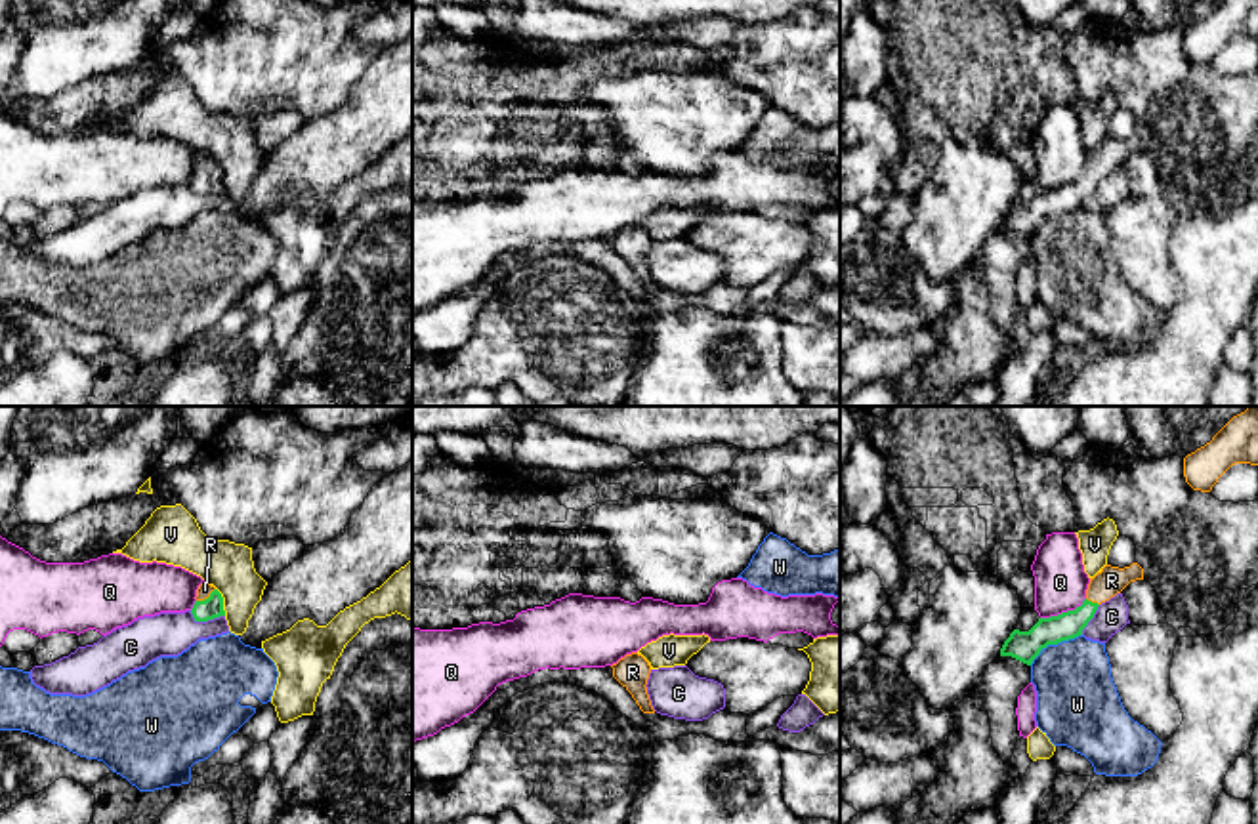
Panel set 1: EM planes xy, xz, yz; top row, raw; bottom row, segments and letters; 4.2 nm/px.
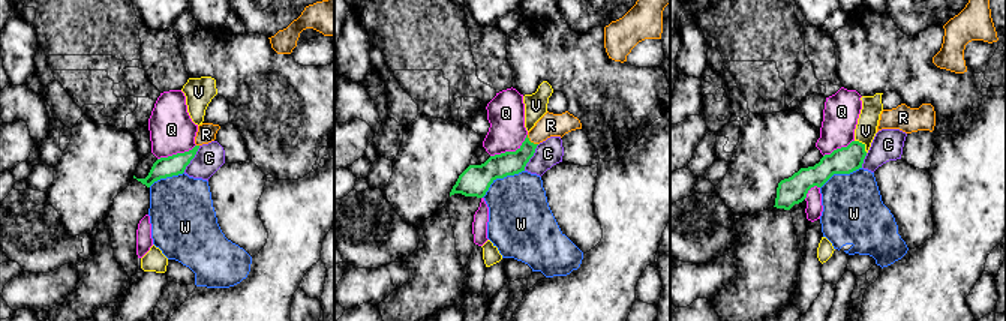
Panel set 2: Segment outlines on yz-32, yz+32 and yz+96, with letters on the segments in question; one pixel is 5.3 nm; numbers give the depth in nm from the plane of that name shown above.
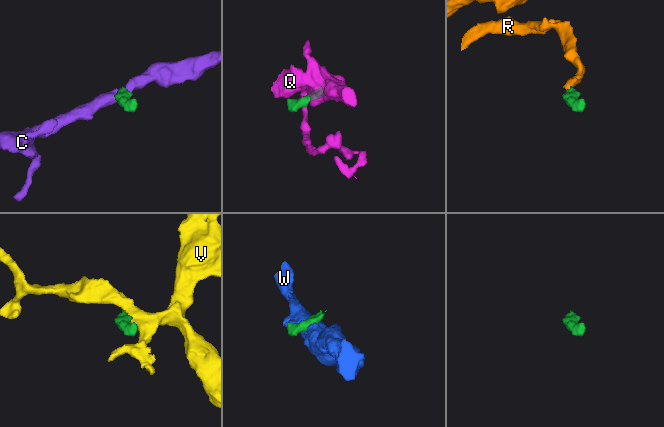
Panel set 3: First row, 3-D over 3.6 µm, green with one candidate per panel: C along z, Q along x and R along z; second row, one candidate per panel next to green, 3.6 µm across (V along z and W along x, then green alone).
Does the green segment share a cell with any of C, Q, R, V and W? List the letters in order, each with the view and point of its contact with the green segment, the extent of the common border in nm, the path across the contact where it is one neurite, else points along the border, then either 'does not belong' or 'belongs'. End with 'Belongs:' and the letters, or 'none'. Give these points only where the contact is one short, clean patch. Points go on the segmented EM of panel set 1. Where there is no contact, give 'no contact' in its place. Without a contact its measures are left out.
C: meets green in xy at (207, 620); contact 150 nm long; border along xy (189, 611), (197, 620), (212, 620), (224, 615); does not belong
Q: meets green in yz at (1064, 613); contact 220 nm long; does not belong
R: meets green in xy at (209, 597); contact 100 nm long; runs through xy (212, 607), (209, 597), (205, 590); belongs
V: meets green in xy at (222, 601); contact 130 nm long; border along xy (216, 588), (226, 615); does not belong
W: meets green in yz at (1054, 643); contact 260 nm long; does not belong
Belongs: R

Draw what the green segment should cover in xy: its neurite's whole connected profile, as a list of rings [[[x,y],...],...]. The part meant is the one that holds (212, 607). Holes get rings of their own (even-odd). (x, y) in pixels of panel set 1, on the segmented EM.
[[[202,582],[197,589],[195,599],[197,601],[191,608],[195,622],[208,622],[208,620],[225,616],[223,597],[214,586]]]

